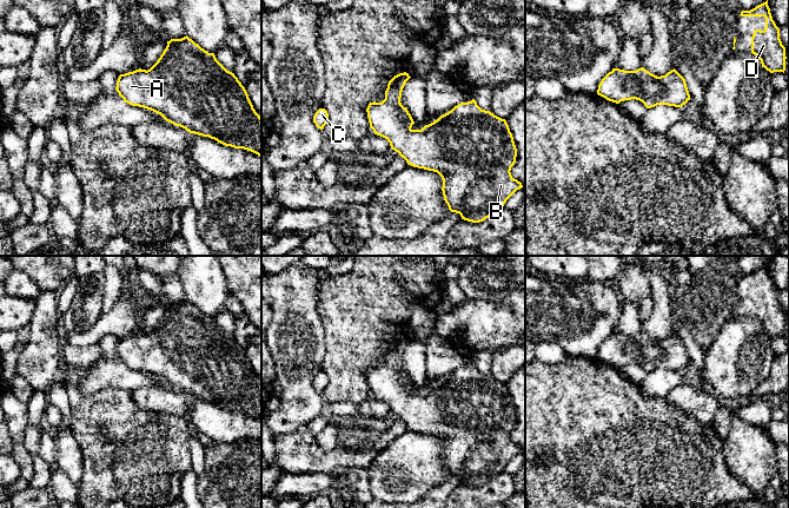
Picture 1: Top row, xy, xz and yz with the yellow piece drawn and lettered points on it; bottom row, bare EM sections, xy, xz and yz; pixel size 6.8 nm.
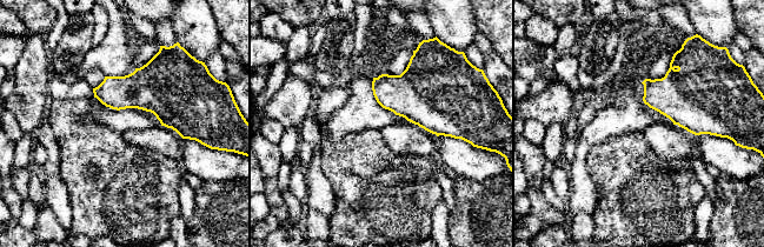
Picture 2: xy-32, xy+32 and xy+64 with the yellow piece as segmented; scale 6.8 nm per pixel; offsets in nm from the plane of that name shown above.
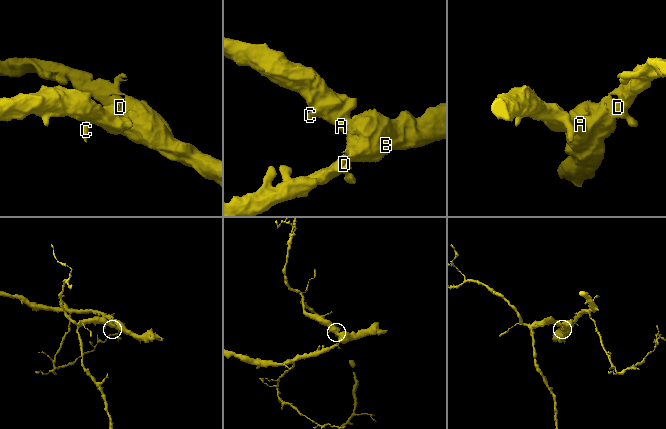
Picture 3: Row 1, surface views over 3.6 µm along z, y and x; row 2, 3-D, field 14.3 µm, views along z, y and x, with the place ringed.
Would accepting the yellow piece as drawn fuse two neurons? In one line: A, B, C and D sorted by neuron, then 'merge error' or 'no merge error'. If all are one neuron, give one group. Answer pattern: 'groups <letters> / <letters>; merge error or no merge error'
groups A B C D; no merge error

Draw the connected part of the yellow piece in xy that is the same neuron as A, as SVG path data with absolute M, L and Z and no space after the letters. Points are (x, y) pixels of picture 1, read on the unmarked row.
M187 299L171 303L150 334L120 338L117 356L125 367L160 378L166 385L234 413L244 413L261 422L261 381L234 337Z

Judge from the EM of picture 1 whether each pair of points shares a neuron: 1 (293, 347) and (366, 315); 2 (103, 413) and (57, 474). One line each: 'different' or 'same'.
1: different
2: different

